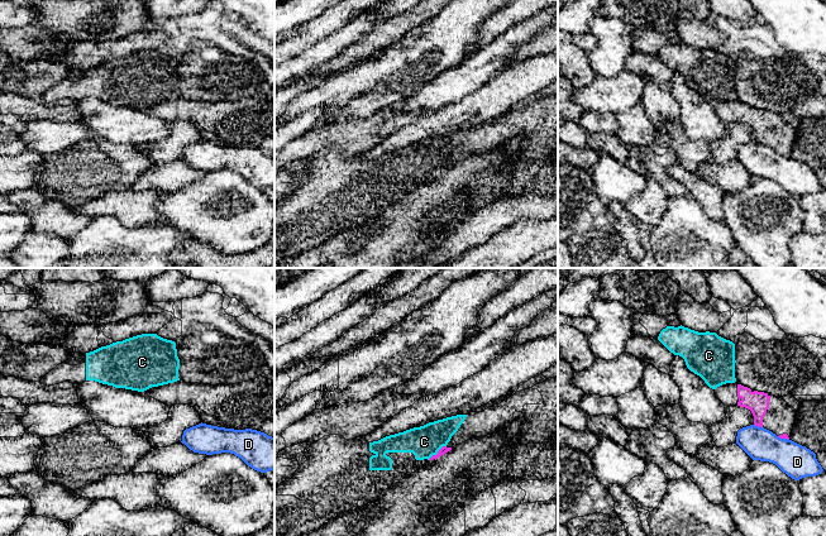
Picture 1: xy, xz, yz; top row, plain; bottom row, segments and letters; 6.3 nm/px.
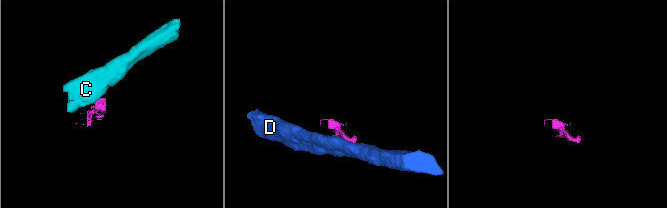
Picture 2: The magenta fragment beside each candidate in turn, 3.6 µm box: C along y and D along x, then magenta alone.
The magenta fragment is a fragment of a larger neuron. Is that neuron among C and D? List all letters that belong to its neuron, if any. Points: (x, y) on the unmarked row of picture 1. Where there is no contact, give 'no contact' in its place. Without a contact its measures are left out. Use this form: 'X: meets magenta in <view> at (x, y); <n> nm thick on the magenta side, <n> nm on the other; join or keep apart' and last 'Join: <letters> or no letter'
C: meets magenta in xz at (438, 170); 50 nm thick on the magenta side, 200 nm on the other; keep apart
D: meets magenta in yz at (758, 142); 140 nm thick on the magenta side, 200 nm on the other; keep apart
Join: no letter

